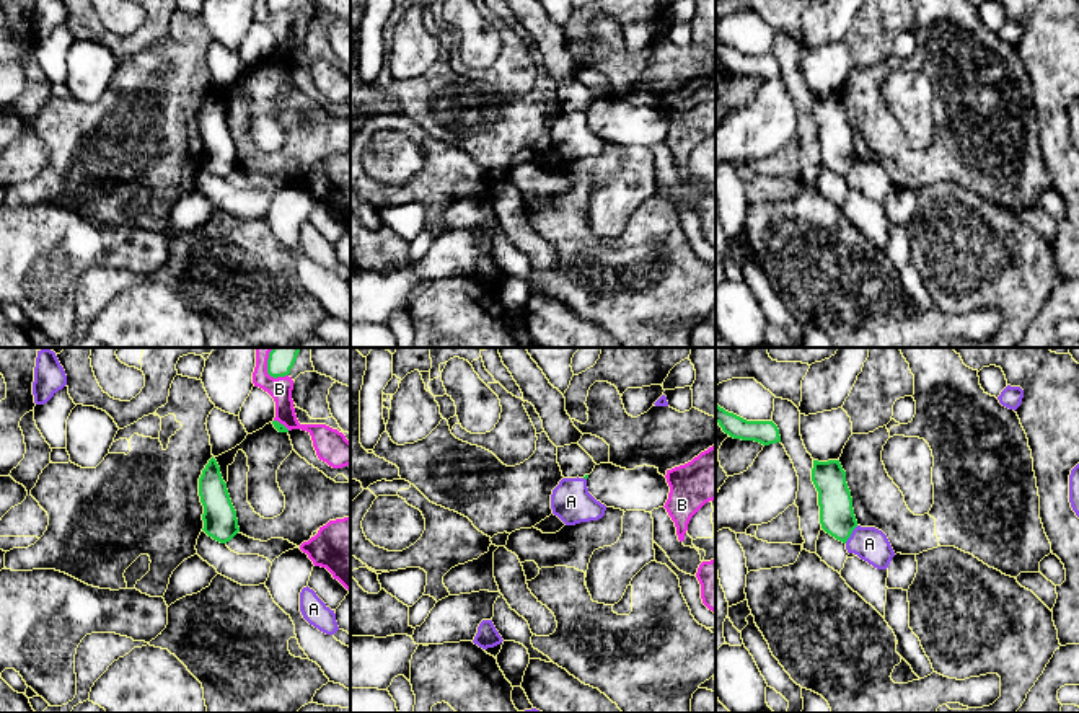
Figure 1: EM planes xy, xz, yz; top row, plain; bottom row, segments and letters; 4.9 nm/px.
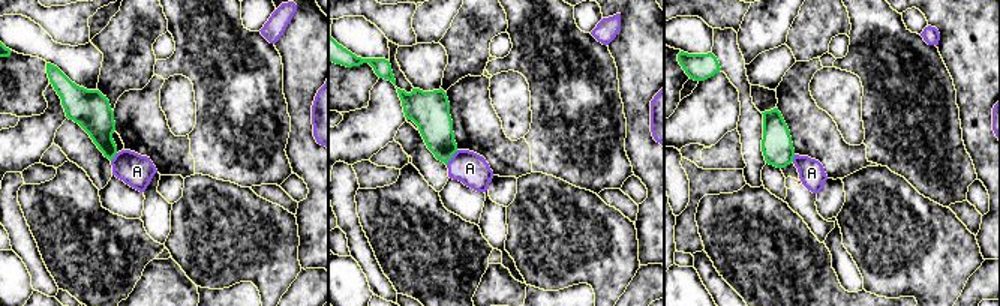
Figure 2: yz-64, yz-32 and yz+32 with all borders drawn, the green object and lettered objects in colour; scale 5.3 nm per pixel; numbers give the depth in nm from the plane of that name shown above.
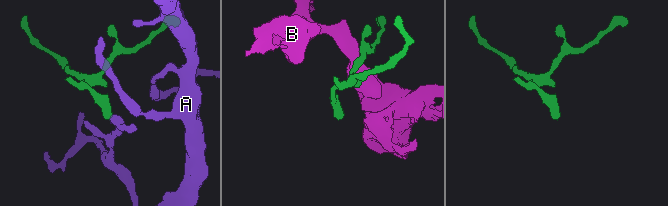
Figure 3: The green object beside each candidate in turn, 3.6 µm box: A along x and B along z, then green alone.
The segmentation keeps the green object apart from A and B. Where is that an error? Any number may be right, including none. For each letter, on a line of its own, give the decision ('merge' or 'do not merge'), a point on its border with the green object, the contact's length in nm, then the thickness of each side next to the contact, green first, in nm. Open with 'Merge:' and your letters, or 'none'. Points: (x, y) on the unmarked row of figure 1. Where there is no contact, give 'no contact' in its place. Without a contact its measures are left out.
Merge: none
A: do not merge; contact yz (851, 167); length 110 nm; calibres 180 and 170 nm
B: do not merge; contact xy (274, 12); length 120 nm; calibres 60 and 110 nm

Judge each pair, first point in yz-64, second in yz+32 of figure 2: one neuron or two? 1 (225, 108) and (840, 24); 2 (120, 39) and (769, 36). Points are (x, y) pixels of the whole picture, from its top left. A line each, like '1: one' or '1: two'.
1: two
2: two

